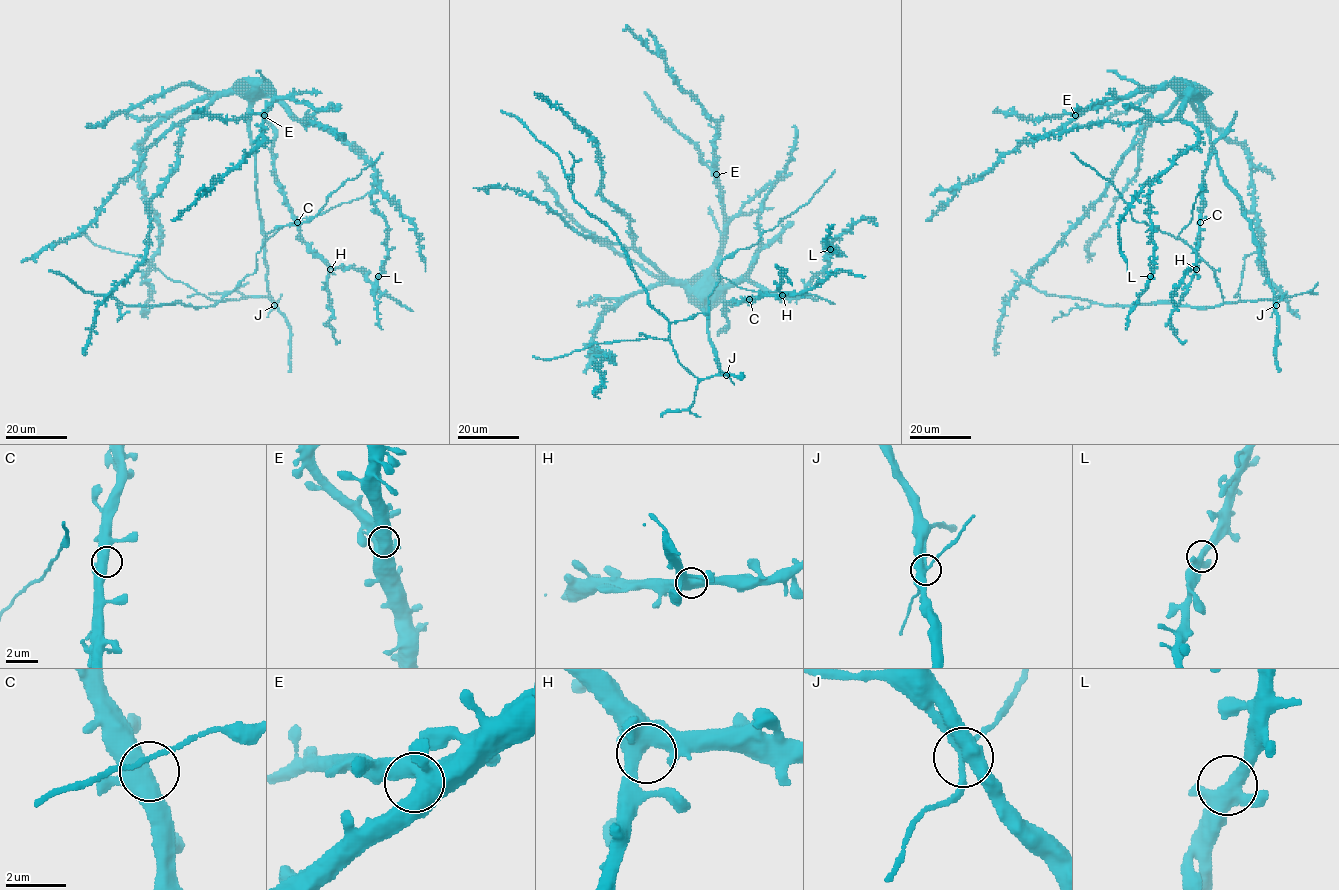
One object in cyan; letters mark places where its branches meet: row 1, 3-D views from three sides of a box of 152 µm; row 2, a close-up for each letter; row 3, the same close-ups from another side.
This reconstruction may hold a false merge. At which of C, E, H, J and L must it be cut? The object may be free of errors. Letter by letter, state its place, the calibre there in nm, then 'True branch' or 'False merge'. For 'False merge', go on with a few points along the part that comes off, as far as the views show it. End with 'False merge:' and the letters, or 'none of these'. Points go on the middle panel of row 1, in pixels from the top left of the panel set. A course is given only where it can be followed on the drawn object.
C: Place: (749, 299). Thickness 440 nm. True branch
E: Place: (716, 174). Thickness 500 nm. True branch
H: Place: (782, 295). Thickness 460 nm. True branch
J: Place: (726, 375). Thickness 420 nm. False merge
L: Place: (830, 249). Thickness 400 nm. True branch
False merge: J

